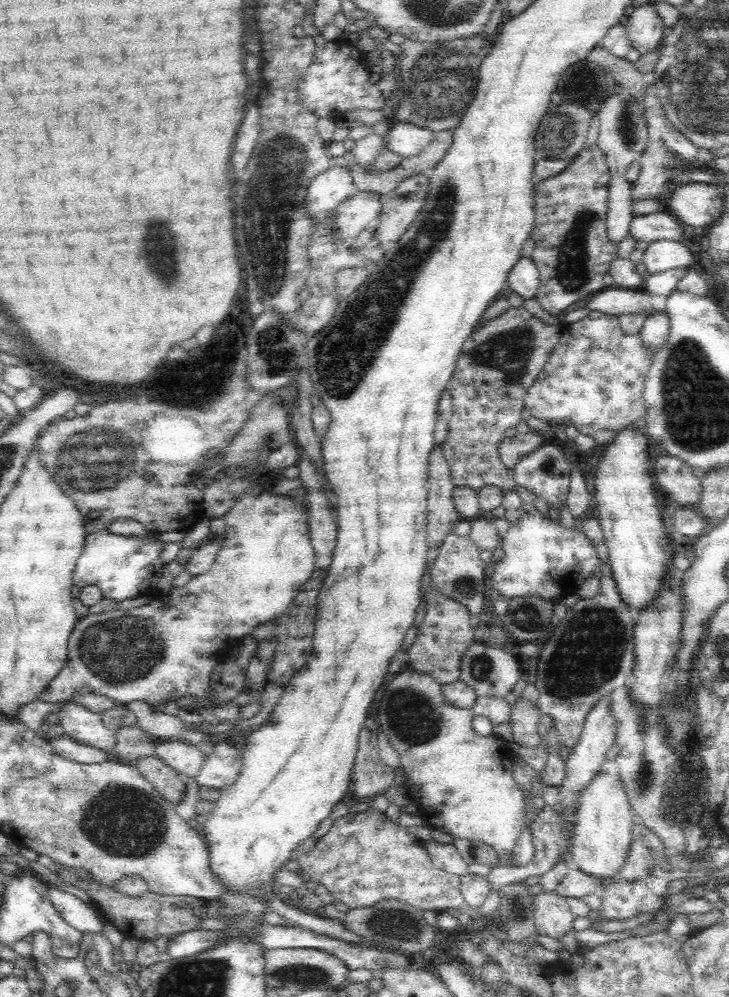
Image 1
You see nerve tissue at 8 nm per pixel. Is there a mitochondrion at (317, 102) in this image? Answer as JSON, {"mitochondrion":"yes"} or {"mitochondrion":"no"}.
{"mitochondrion":"no"}

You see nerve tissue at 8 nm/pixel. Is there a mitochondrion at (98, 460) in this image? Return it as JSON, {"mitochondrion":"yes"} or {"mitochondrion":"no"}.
{"mitochondrion":"yes"}

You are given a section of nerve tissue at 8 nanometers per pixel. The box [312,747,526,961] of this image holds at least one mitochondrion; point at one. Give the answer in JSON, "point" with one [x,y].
{"point":[388,923]}

